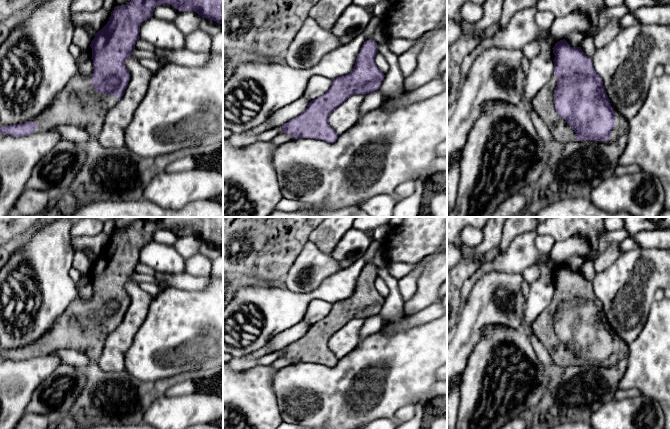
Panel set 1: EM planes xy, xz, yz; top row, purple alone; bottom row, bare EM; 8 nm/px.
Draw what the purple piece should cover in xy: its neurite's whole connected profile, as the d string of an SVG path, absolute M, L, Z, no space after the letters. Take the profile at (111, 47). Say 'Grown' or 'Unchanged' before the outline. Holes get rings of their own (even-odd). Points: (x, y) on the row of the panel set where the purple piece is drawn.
Grown. M131 0L126 5L116 6L107 24L91 41L94 63L92 75L83 77L78 72L45 112L25 123L0 127L0 133L22 137L31 133L48 132L59 126L75 126L85 130L91 138L97 138L108 111L122 98L130 80L125 61L133 58L130 53L135 48L136 41L140 39L142 22L153 16L156 6L165 4L175 7L180 12L194 11L203 18L223 24L223 0Z

